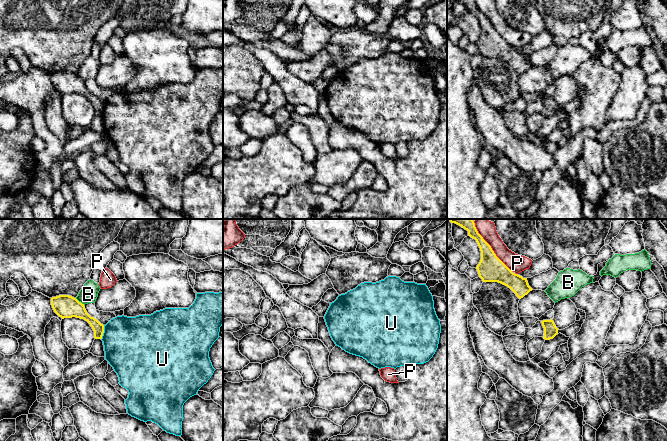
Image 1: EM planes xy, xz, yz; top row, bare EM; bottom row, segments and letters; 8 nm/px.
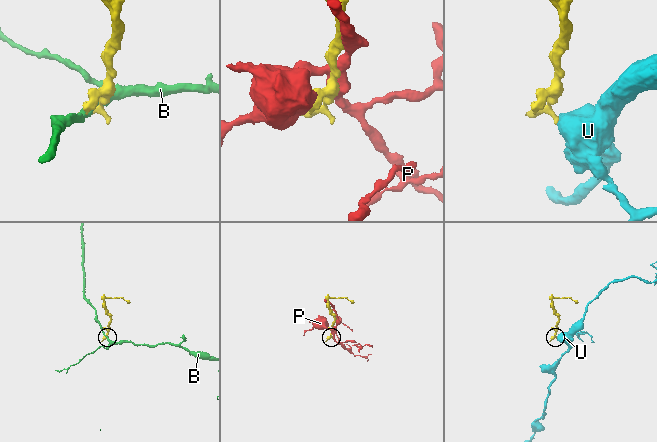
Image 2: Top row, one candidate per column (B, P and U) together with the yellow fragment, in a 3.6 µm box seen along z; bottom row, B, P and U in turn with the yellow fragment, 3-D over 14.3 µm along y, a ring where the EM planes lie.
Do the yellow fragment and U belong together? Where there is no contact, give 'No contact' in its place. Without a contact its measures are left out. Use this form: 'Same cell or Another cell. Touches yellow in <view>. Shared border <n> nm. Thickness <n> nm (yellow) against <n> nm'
Another cell. Touches yellow in xy. Shared border 120 nm. Thickness 100 nm (yellow) against 440 nm

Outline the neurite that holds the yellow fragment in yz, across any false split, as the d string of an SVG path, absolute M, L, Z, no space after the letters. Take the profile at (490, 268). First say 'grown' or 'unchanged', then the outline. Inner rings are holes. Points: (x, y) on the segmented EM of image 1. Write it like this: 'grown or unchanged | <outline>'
unchanged | M449 219L468 231L468 236L475 239L480 251L481 260L477 265L479 277L483 282L498 282L510 288L521 299L533 289L527 278L513 273L494 253L491 246L478 233L472 219Z

